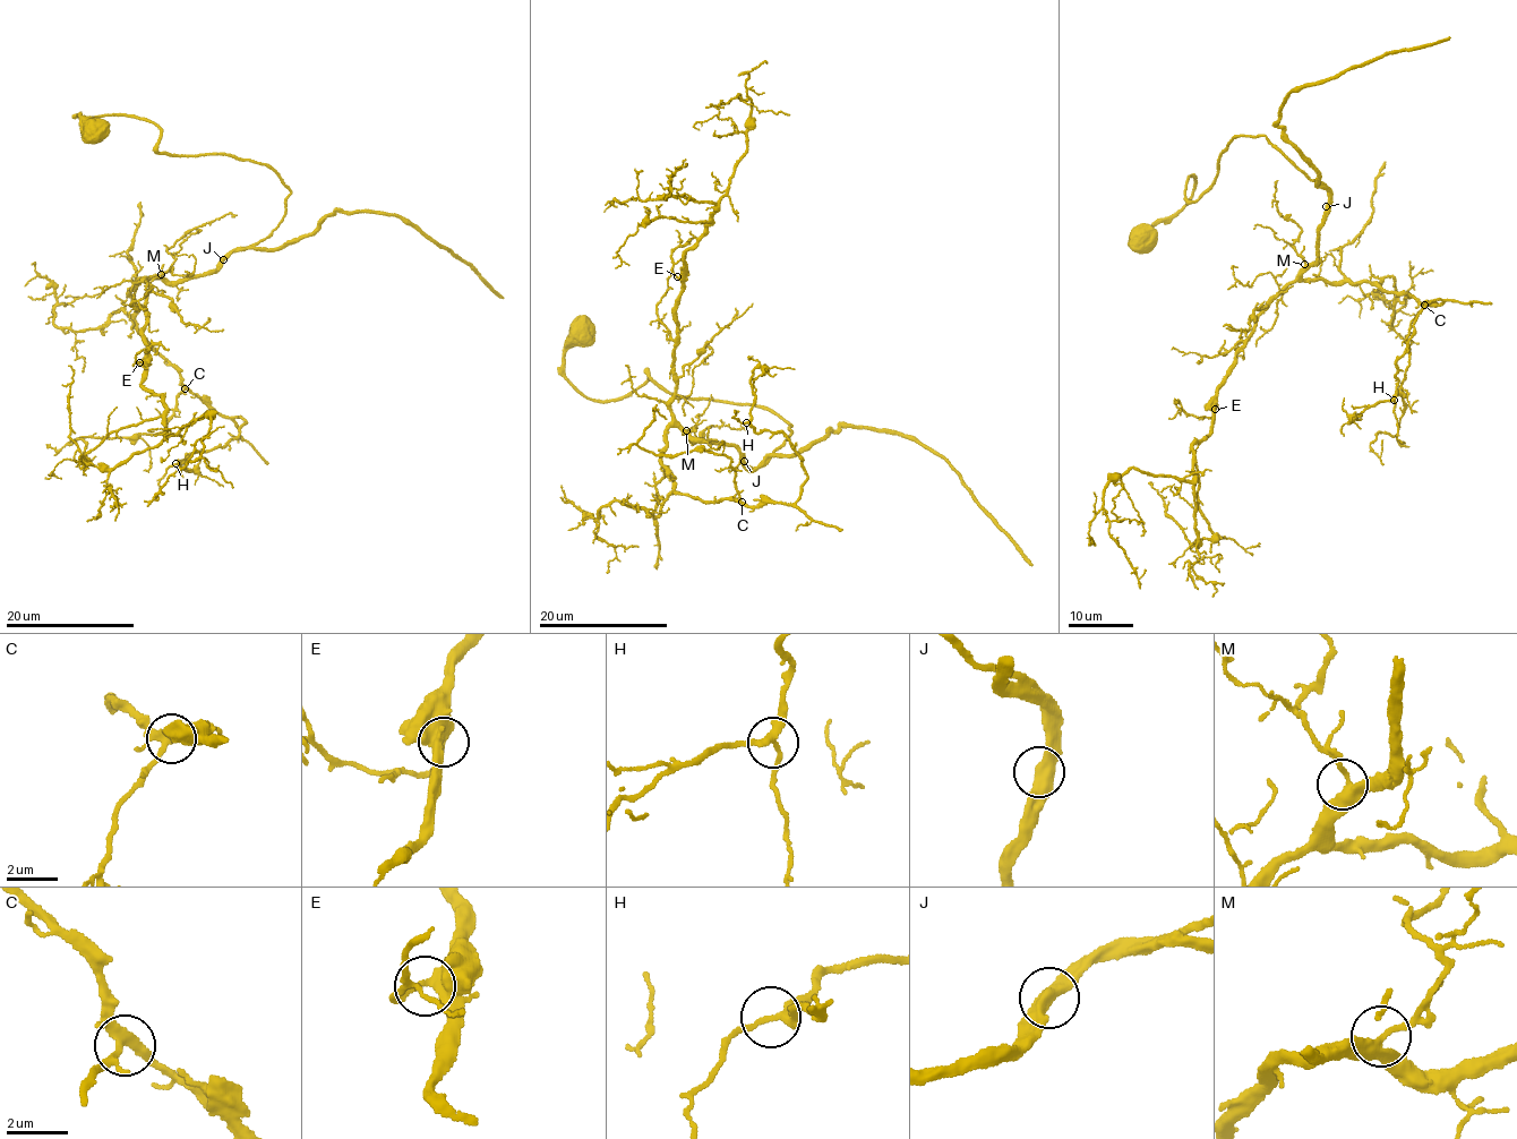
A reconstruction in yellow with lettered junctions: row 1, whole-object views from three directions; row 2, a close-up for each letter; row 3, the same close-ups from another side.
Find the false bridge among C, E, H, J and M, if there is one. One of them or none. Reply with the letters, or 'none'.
none

